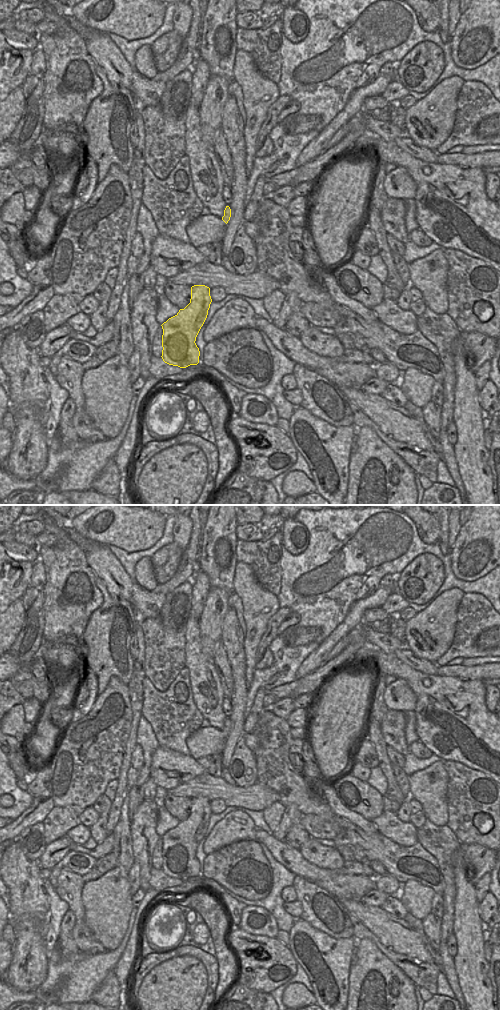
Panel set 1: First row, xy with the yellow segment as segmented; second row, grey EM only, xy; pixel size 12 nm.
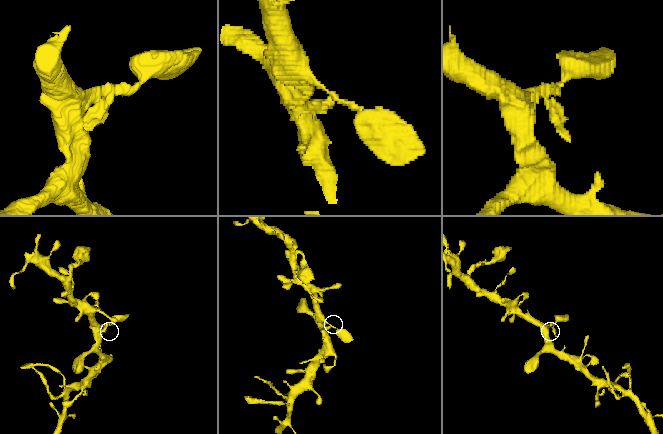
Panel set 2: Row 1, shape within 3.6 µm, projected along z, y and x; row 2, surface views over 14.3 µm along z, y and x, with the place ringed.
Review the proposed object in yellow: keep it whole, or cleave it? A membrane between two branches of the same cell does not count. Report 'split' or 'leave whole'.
leave whole

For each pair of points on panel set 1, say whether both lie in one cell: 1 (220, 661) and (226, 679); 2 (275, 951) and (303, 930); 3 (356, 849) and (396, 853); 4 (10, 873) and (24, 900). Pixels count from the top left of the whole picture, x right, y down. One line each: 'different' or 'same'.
1: same
2: different
3: same
4: same

